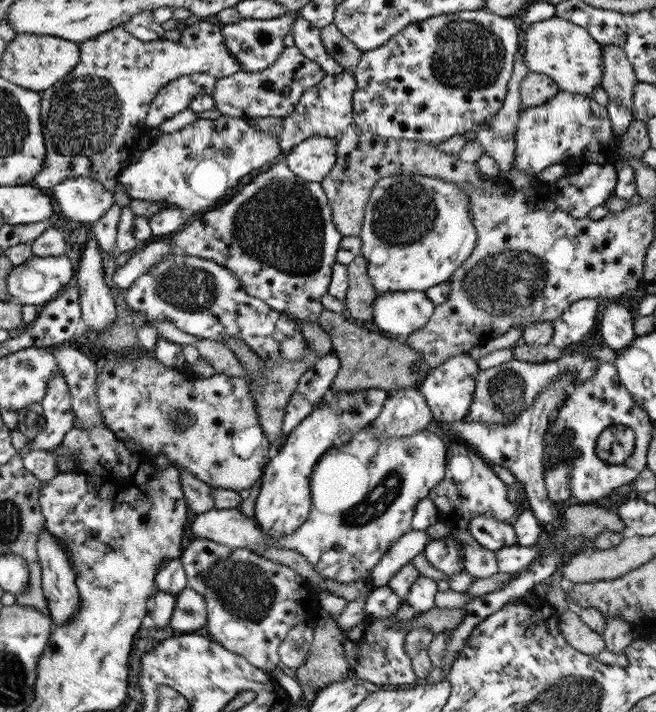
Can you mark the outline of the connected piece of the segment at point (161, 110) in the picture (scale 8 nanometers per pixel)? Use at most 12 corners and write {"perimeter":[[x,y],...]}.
{"perimeter":[[181,76],[156,95],[147,114],[158,127],[188,108],[198,93],[213,93],[216,77]]}

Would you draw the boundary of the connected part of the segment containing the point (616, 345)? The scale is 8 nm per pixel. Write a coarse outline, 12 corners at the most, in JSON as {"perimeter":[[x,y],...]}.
{"perimeter":[[617,300],[602,304],[600,332],[616,354],[636,337],[633,314]]}

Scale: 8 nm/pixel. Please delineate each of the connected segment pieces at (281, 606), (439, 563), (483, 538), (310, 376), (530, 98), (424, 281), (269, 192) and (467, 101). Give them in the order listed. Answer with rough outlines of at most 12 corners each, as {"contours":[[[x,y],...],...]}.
{"contours":[[[195,538],[179,558],[224,648],[273,672],[318,593],[288,566]],[[448,534],[426,543],[424,555],[440,572],[464,572],[462,544]],[[494,516],[470,518],[468,533],[491,551],[516,544],[514,527]],[[334,352],[300,378],[296,391],[315,406],[329,395],[339,369]],[[529,71],[519,86],[520,110],[560,91],[550,76]],[[380,179],[359,231],[378,295],[426,291],[472,255],[468,193]],[[279,161],[164,242],[318,322],[343,235]],[[410,24],[352,69],[353,126],[438,145],[502,108],[522,26]]]}

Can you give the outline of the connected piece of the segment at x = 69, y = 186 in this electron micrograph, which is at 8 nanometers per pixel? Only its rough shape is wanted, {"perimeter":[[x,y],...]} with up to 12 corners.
{"perimeter":[[72,177],[50,194],[62,214],[95,224],[114,204],[114,191]]}

